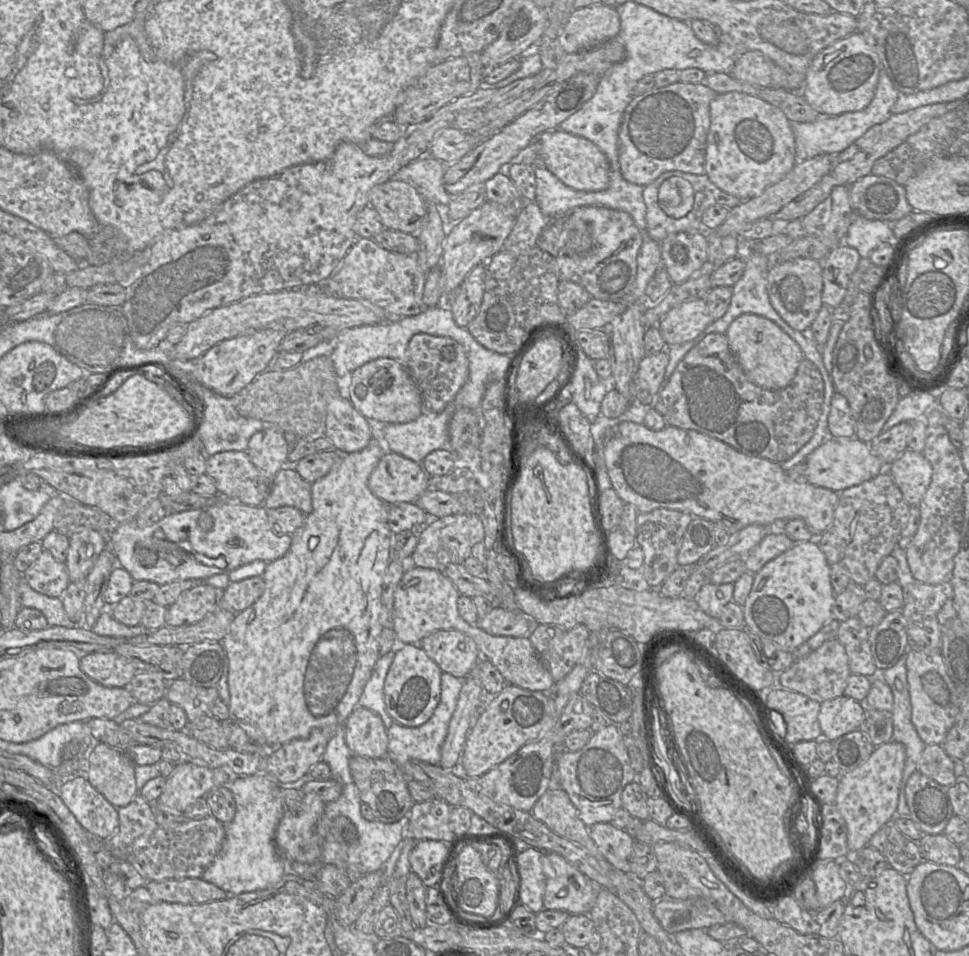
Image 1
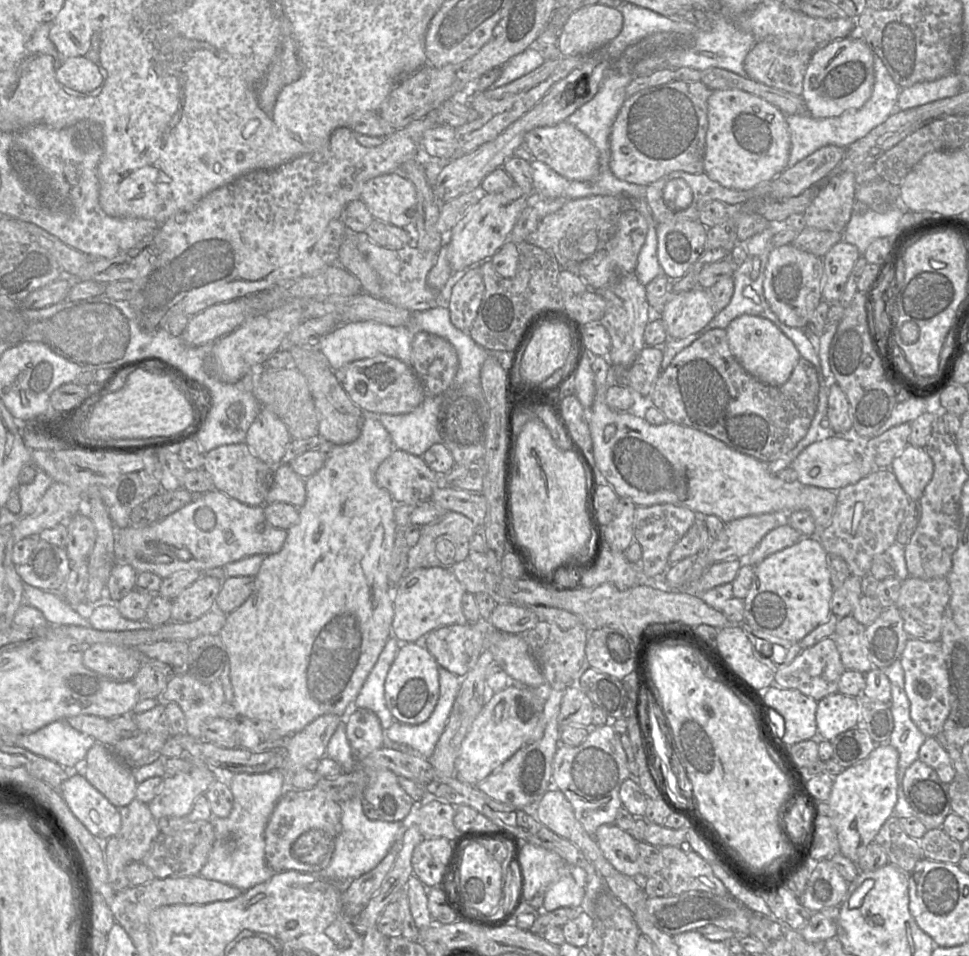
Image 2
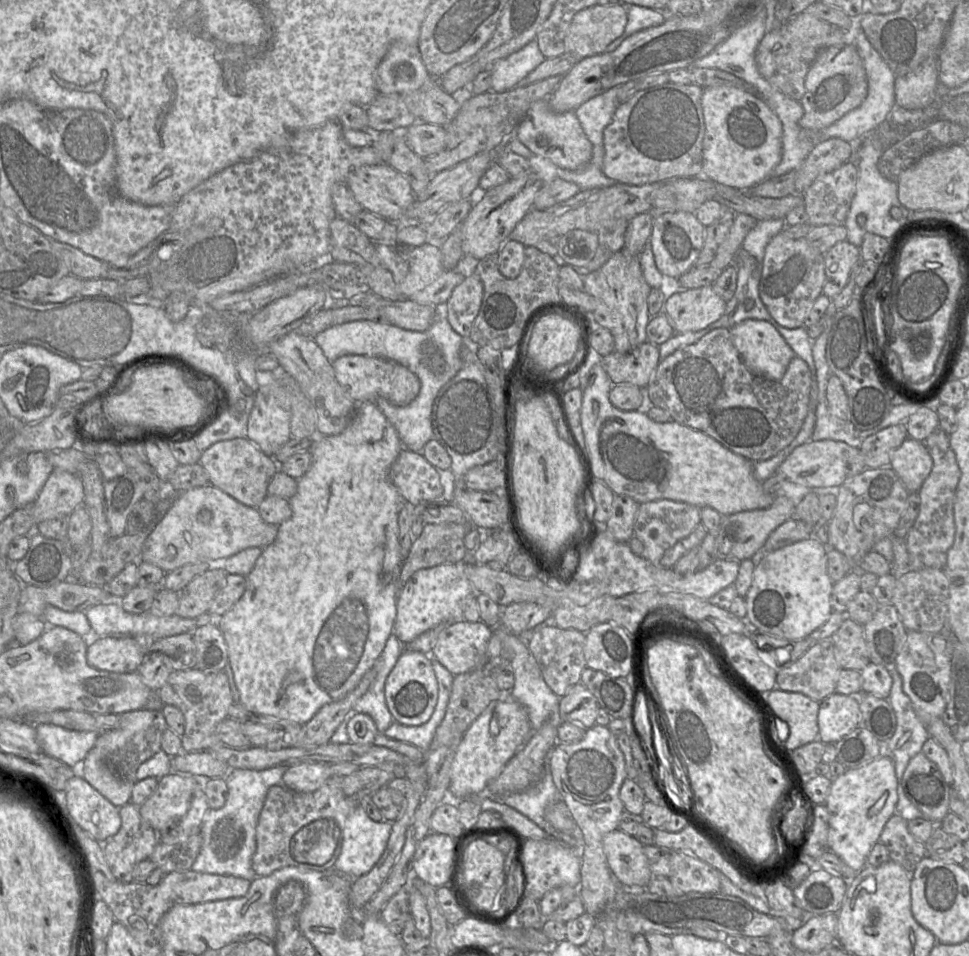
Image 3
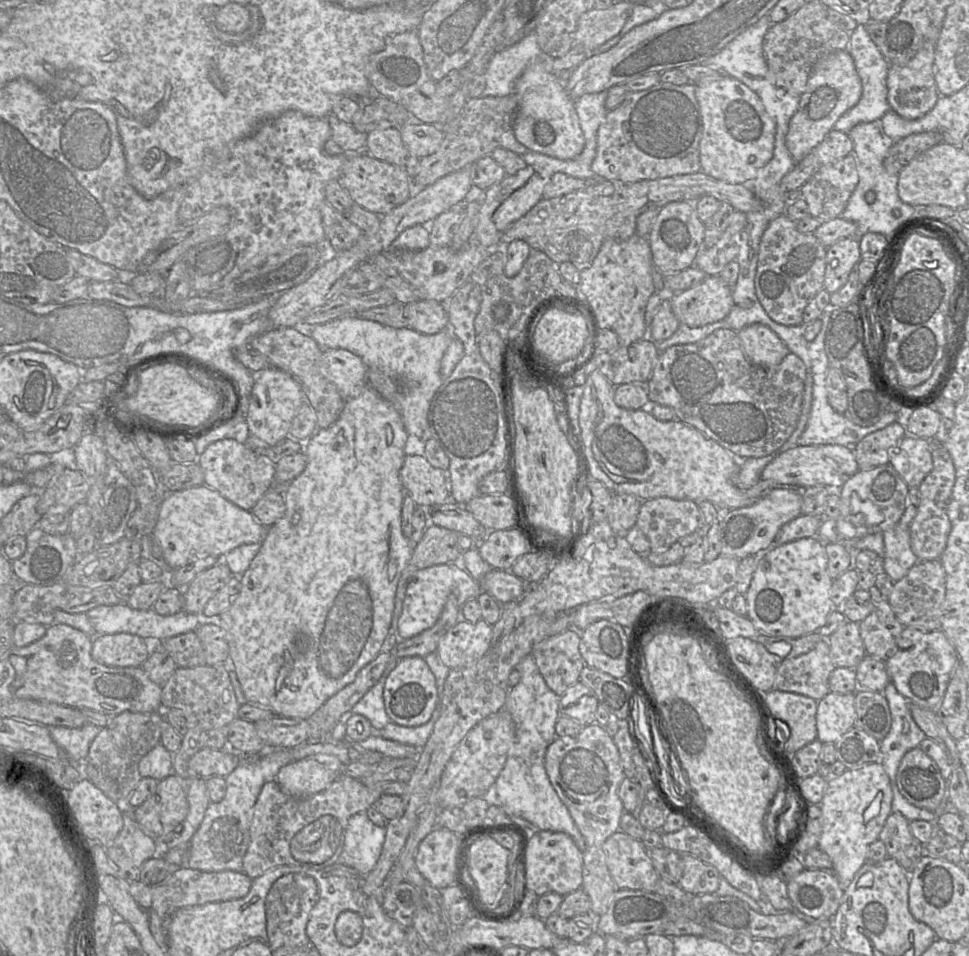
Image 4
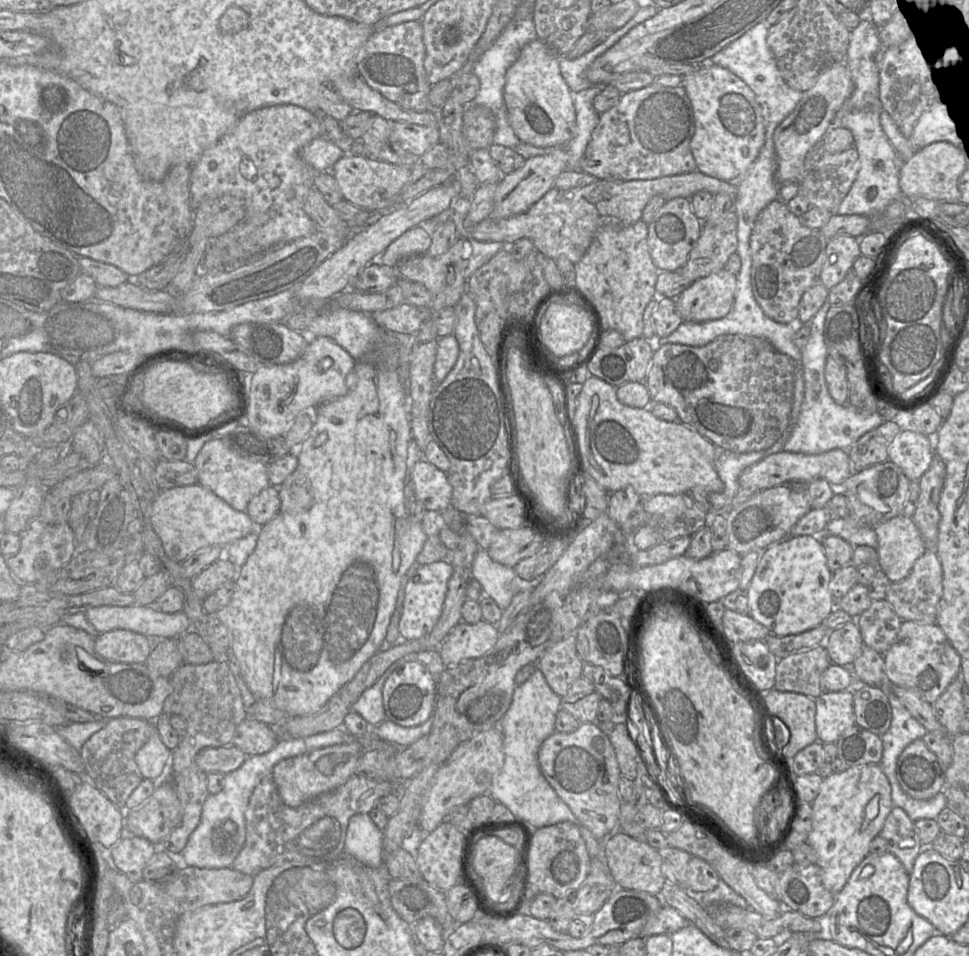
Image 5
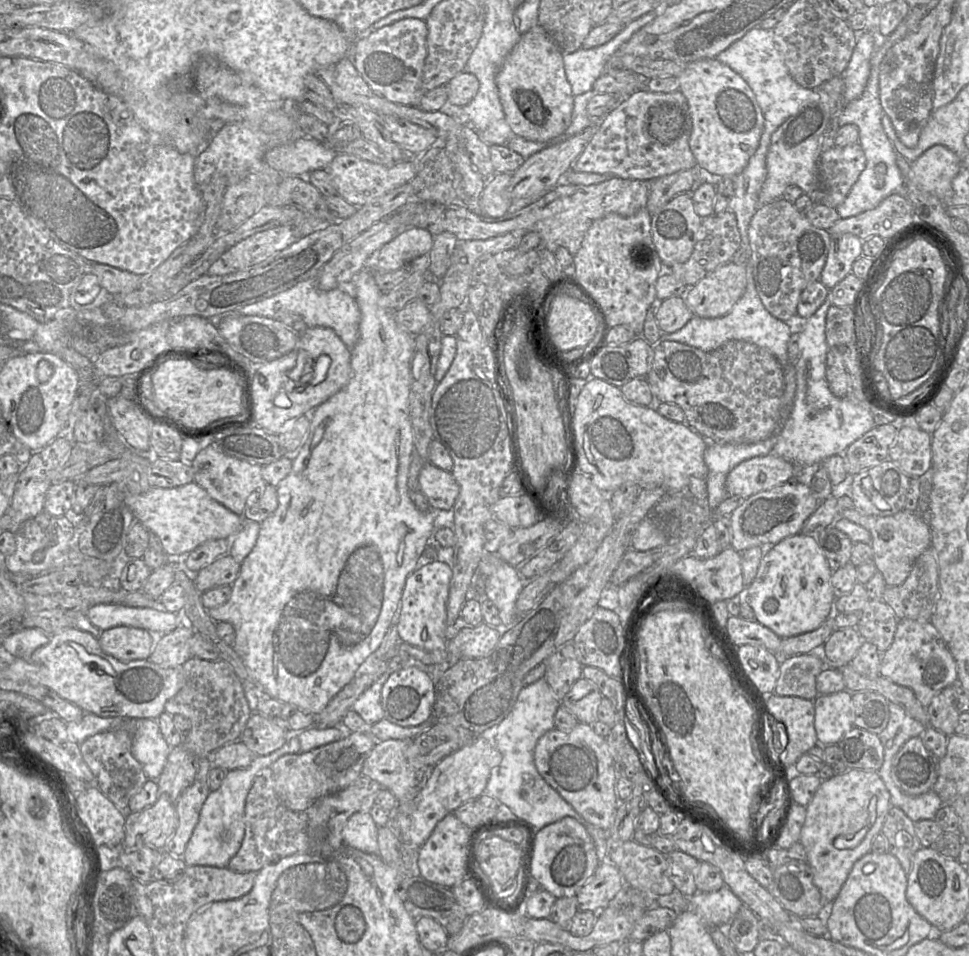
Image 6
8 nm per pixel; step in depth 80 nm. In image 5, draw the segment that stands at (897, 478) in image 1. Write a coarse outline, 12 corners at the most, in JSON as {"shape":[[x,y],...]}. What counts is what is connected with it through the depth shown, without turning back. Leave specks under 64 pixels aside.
{"shape":[[901,430],[888,460],[910,481],[930,467],[933,437]]}

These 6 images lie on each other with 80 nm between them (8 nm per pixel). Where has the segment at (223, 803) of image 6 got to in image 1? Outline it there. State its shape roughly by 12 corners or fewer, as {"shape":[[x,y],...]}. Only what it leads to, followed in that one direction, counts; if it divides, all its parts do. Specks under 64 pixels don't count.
{"shape":[[229,780],[235,816],[202,880],[228,895],[289,873],[275,845],[281,786]]}

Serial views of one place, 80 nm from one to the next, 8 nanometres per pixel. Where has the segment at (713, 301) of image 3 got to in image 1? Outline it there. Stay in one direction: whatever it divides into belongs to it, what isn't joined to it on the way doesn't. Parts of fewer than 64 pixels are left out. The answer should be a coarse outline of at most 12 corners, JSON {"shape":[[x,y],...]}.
{"shape":[[706,299],[671,309],[657,325],[667,347],[711,323]]}

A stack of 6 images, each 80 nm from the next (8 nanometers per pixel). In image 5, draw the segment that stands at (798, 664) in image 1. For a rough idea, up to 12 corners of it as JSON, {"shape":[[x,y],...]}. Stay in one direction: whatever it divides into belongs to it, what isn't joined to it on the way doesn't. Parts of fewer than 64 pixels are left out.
{"shape":[[824,643],[777,663],[774,689],[817,698]]}

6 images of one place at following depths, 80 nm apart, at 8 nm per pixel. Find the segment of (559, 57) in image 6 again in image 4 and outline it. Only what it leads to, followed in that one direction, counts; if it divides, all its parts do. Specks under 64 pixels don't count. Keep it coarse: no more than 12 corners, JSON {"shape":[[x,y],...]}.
{"shape":[[552,57],[515,84],[516,139],[562,160],[585,137]]}

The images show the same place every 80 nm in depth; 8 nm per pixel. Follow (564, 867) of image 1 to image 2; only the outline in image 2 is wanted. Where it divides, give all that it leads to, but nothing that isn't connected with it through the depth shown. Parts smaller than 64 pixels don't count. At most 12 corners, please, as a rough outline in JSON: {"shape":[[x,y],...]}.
{"shape":[[571,874],[546,891],[542,911],[583,908],[585,887]]}

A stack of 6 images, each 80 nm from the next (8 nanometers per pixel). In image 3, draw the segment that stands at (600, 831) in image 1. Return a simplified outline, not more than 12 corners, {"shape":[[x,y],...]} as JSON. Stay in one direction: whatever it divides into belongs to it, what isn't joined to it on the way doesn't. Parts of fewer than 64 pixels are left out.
{"shape":[[620,829],[603,850],[624,888],[646,888],[653,874],[643,845]]}

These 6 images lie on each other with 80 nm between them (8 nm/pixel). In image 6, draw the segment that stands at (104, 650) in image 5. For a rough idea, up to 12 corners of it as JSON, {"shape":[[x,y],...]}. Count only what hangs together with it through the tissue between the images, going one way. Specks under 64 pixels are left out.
{"shape":[[112,627],[98,640],[124,662],[146,660],[152,637],[143,628]]}

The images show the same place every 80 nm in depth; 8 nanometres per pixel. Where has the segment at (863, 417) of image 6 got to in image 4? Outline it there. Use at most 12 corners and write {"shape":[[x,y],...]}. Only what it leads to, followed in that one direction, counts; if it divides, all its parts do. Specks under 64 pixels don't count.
{"shape":[[833,310],[808,343],[812,404],[798,446],[842,445],[852,450],[874,425],[861,427],[829,404],[825,336]]}

